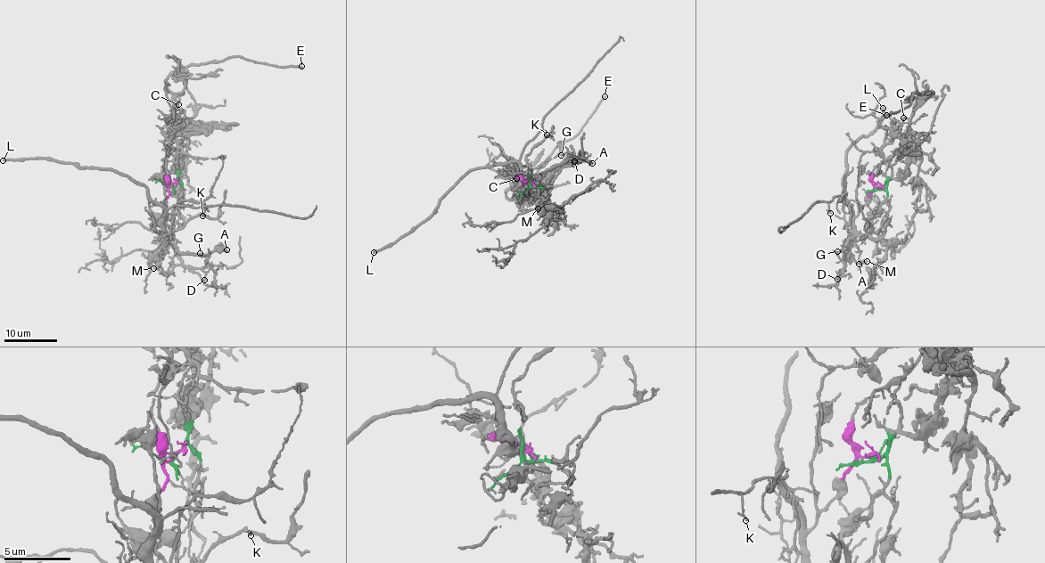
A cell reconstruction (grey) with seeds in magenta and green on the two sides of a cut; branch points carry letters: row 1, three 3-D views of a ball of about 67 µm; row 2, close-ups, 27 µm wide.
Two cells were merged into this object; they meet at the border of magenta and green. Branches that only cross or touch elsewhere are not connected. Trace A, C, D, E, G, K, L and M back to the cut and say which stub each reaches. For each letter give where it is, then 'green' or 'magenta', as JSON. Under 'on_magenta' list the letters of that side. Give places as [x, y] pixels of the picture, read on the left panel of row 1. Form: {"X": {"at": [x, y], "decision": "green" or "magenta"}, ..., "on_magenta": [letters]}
{"A": {"at": [226, 249], "decision": "magenta"}, "C": {"at": [178, 104], "decision": "green"}, "D": {"at": [204, 280], "decision": "magenta"}, "E": {"at": [301, 66], "decision": "green"}, "G": {"at": [200, 253], "decision": "magenta"}, "K": {"at": [202, 216], "decision": "magenta"}, "L": {"at": [3, 160], "decision": "magenta"}, "M": {"at": [153, 268], "decision": "magenta"}, "on_magenta": ["A", "D", "G", "K", "L", "M"]}

